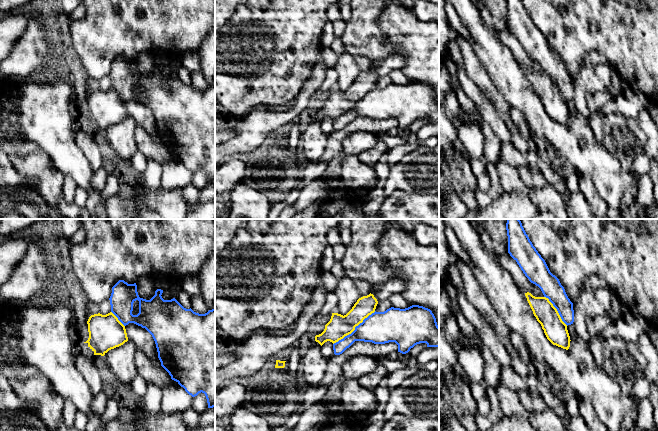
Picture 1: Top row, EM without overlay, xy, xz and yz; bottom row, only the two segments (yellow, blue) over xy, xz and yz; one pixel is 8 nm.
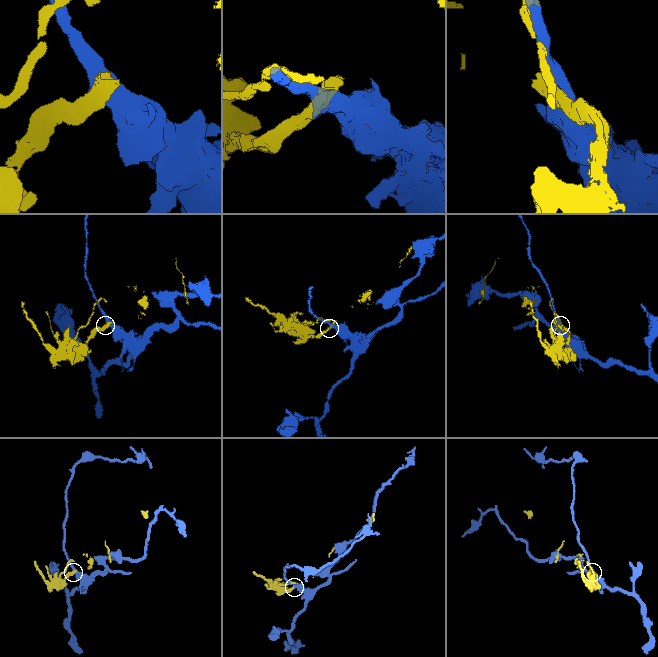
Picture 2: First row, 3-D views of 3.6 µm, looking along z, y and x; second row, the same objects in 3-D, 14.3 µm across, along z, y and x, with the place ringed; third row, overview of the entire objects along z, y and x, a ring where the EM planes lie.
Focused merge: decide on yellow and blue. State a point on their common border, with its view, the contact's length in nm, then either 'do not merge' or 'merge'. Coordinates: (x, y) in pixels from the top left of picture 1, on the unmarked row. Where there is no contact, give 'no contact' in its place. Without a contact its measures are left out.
xz (354, 105) | 440 nm | do not merge

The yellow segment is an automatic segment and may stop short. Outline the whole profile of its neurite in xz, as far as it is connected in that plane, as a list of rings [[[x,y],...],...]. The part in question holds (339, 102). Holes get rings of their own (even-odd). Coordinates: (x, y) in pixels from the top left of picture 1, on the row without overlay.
[[[370,69],[367,72],[359,74],[346,91],[332,89],[330,97],[325,101],[324,107],[315,112],[315,117],[321,122],[327,117],[333,120],[338,118],[351,110],[356,102],[374,89],[377,80],[377,75]]]

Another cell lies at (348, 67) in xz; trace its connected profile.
[[[346,51],[342,53],[334,66],[338,75],[336,89],[346,91],[359,74],[371,69],[371,65],[372,60],[367,56],[354,56]]]

